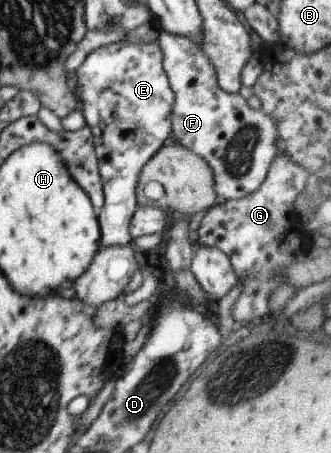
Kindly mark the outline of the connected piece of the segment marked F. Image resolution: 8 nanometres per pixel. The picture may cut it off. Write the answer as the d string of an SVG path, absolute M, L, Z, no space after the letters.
M161 28L157 43L162 50L162 64L175 96L171 112L172 135L175 140L206 160L214 176L214 192L221 200L237 201L256 192L265 181L271 162L281 150L276 122L264 114L262 109L250 108L239 92L227 93L219 87L214 66L194 40L168 34Z

